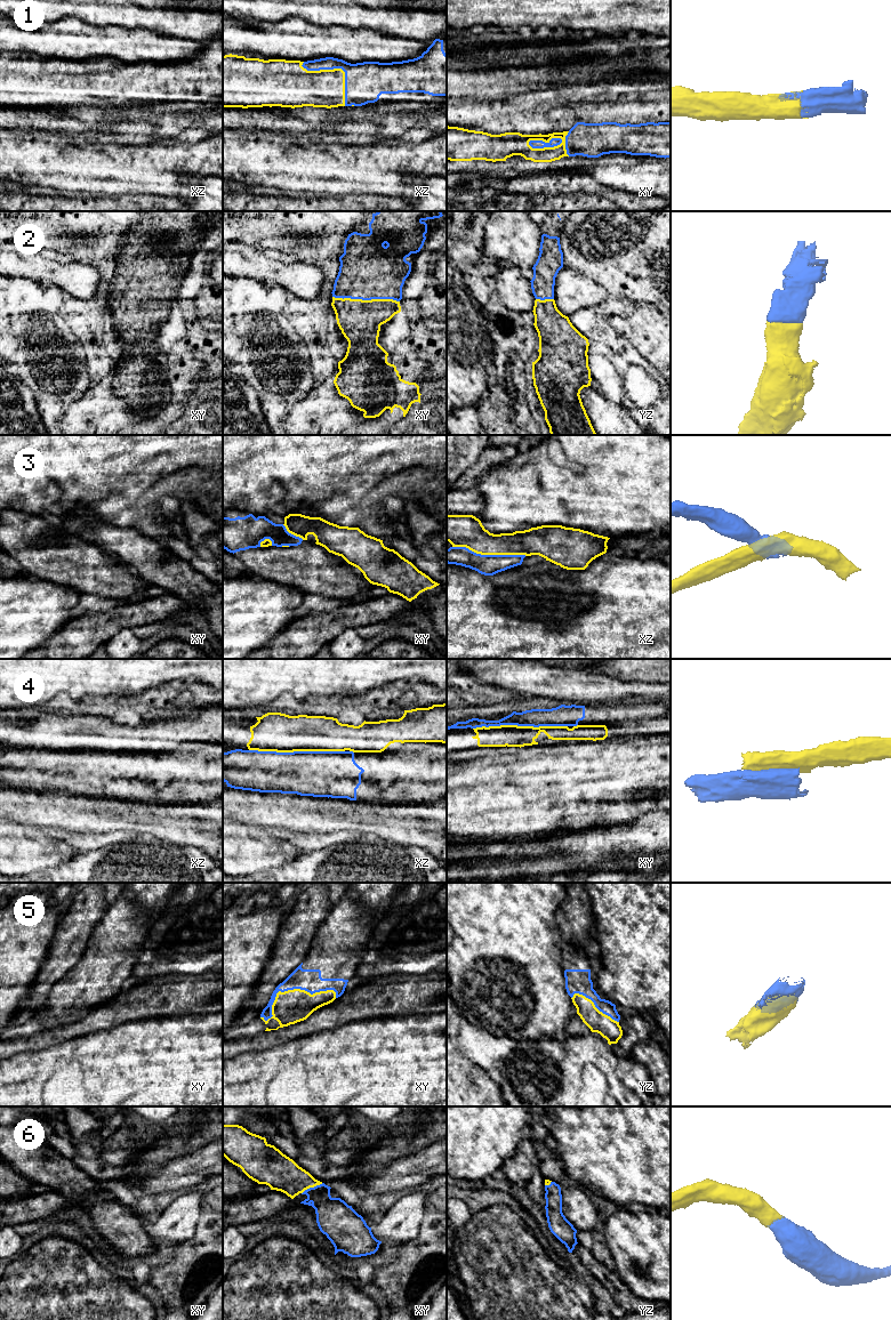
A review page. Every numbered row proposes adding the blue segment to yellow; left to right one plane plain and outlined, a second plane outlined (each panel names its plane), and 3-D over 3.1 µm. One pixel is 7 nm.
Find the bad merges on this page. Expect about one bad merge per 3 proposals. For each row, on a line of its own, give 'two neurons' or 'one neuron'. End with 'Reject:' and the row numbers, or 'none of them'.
1: one neuron
2: one neuron
3: two neurons
4: two neurons
5: one neuron
6: one neuron
Reject: 3, 4

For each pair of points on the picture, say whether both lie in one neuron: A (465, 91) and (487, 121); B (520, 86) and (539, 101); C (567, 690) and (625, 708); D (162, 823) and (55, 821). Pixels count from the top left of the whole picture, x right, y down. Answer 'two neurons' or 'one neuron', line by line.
A: two neurons
B: two neurons
C: two neurons
D: one neuron

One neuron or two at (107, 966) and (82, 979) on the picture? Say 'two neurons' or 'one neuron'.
one neuron

